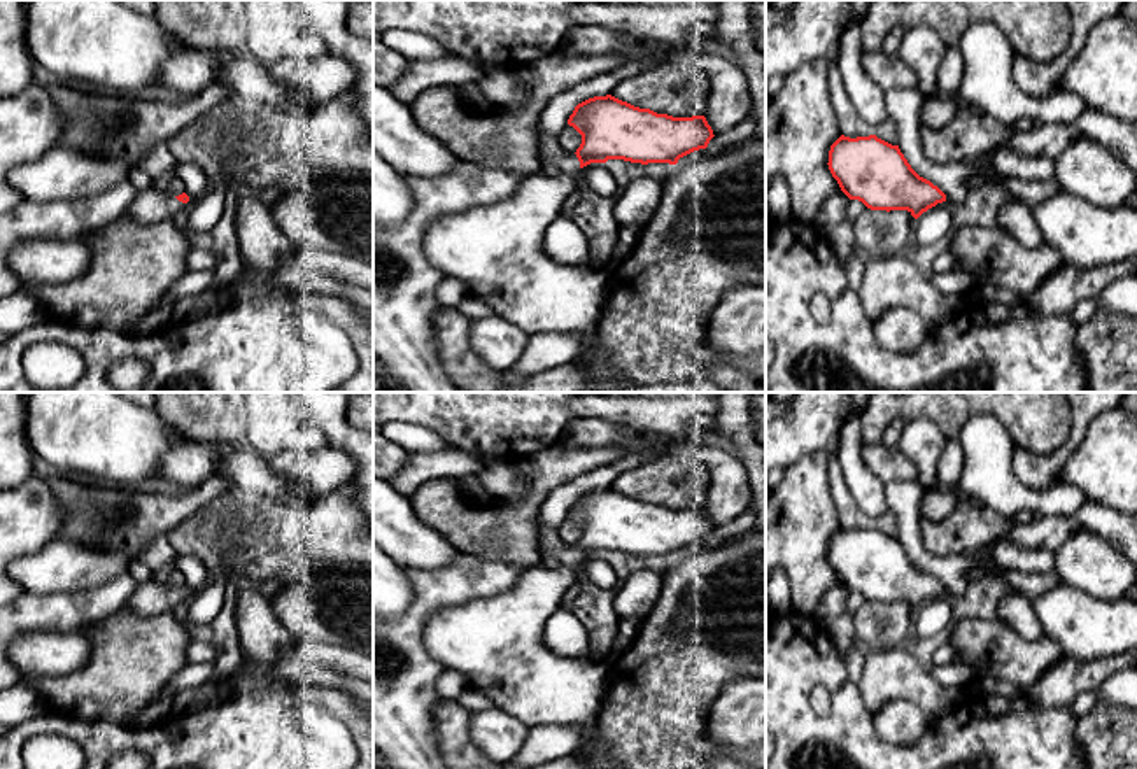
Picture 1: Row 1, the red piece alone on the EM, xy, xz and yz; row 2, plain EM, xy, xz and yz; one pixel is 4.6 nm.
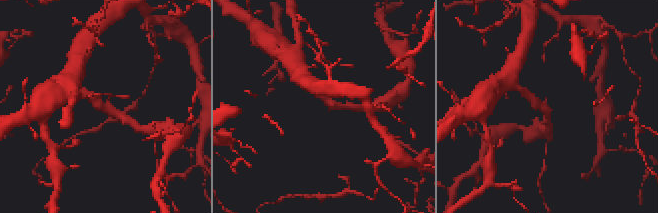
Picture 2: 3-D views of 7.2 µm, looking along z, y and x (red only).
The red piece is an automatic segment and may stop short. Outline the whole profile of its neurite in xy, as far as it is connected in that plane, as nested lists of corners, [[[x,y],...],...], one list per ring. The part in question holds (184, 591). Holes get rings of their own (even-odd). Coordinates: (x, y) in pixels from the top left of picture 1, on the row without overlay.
[[[147,580],[137,587],[126,606],[138,617],[152,617],[172,611],[187,594],[186,585],[172,589],[168,583]]]

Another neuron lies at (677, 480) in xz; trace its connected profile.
[[[667,454],[624,471],[613,480],[611,489],[673,510],[704,508],[710,471],[690,454]]]

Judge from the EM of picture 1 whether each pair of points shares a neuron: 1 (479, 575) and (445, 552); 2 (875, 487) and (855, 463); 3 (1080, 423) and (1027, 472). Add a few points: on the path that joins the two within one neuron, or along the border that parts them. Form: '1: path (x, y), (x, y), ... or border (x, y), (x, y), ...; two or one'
1: border (461, 554), (440, 568), (414, 570); two
2: path (869, 482), (855, 468); one
3: path (1074, 438), (1043, 472); one

